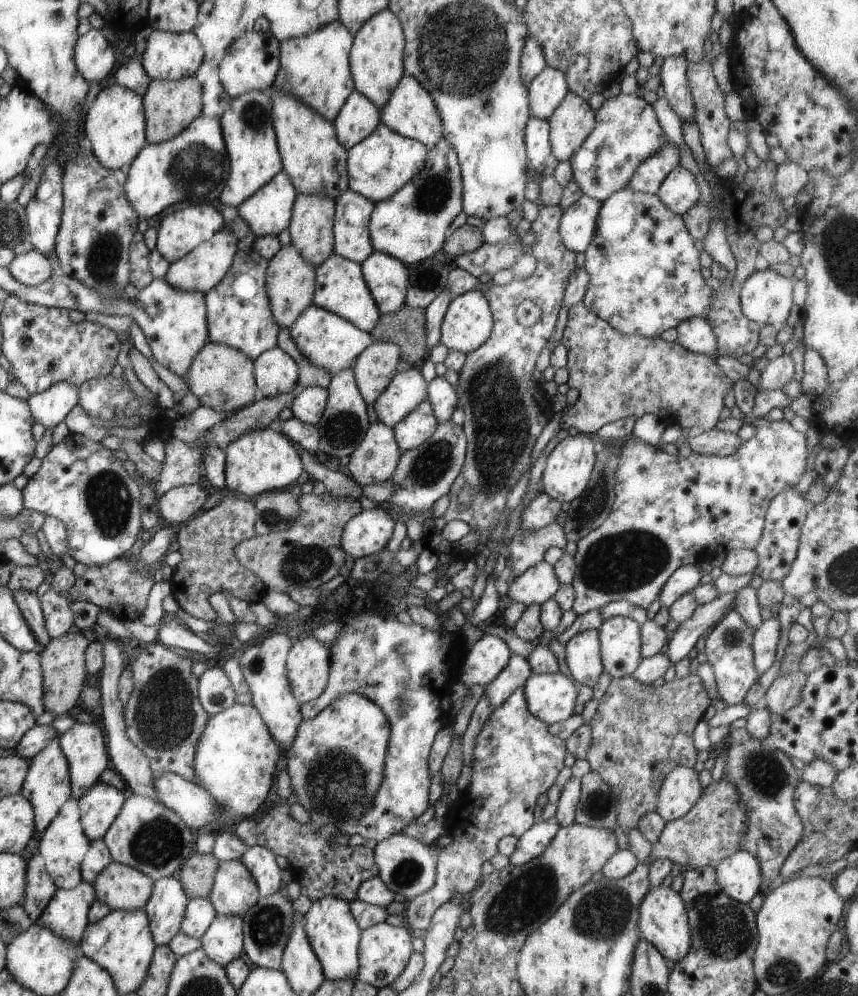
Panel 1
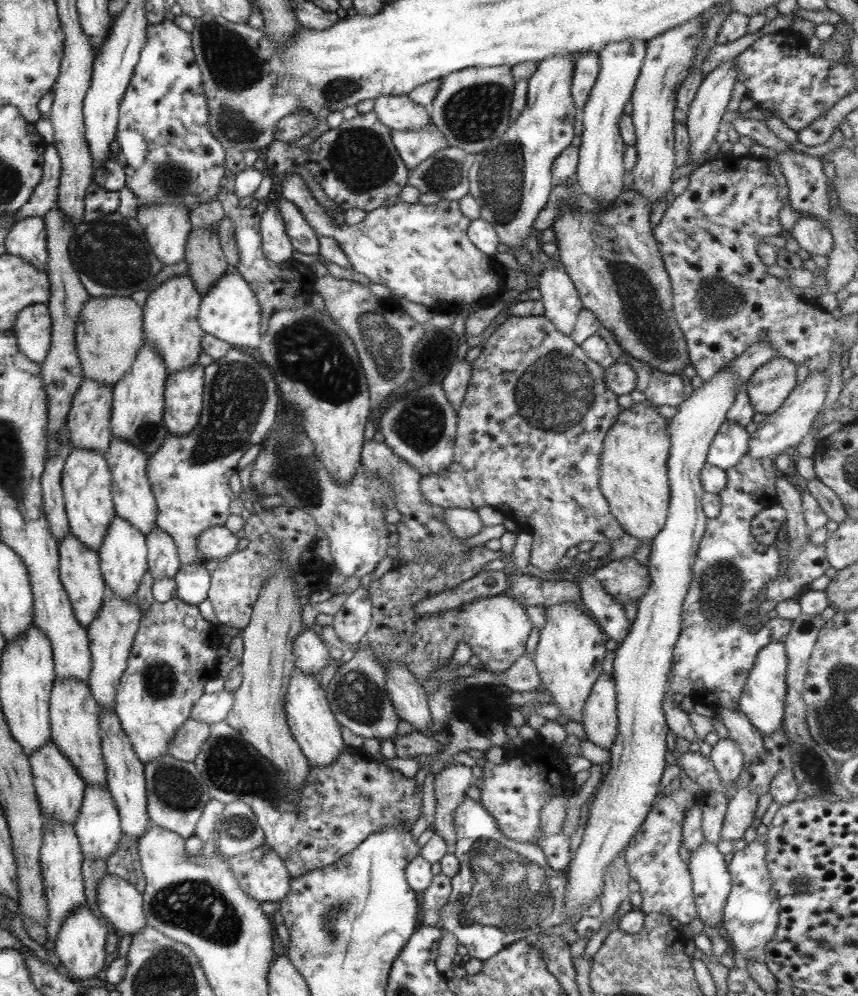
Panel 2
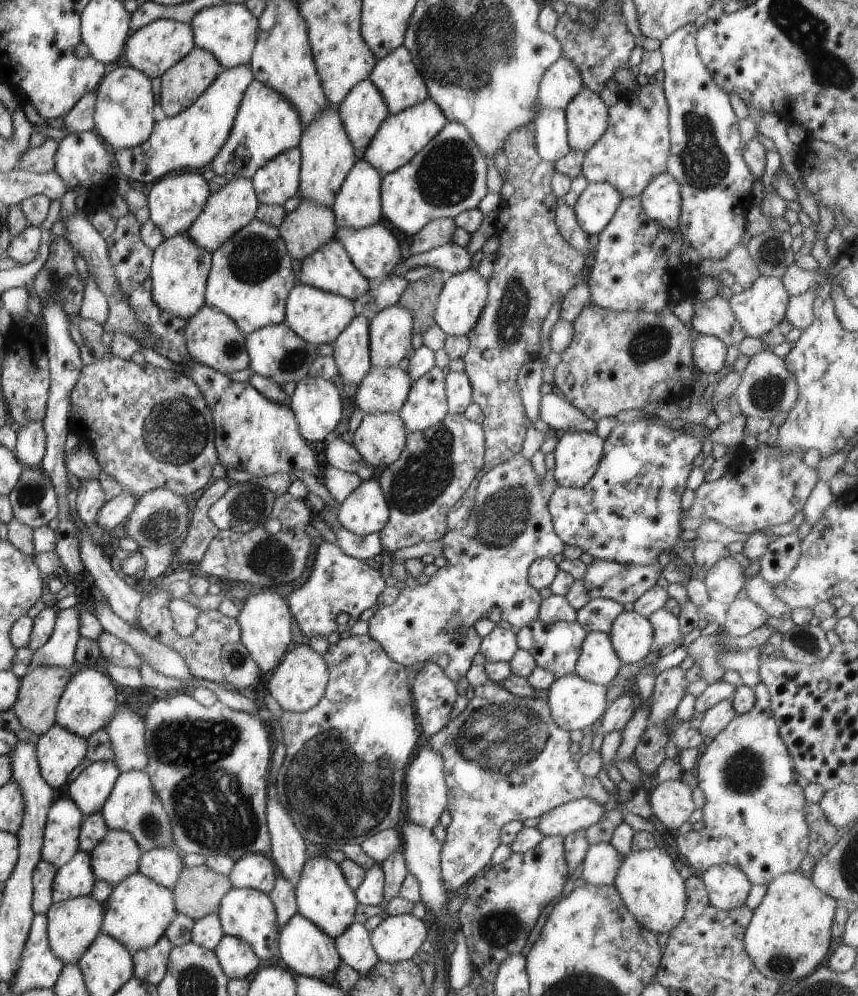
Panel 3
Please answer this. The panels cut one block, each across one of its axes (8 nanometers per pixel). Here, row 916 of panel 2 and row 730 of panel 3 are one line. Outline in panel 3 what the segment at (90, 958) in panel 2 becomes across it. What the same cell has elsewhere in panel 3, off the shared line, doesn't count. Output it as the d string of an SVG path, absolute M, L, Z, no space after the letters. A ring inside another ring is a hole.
M75 667L56 704L54 722L86 740L92 732L103 729L112 719L119 701L117 698L108 676L93 667Z

